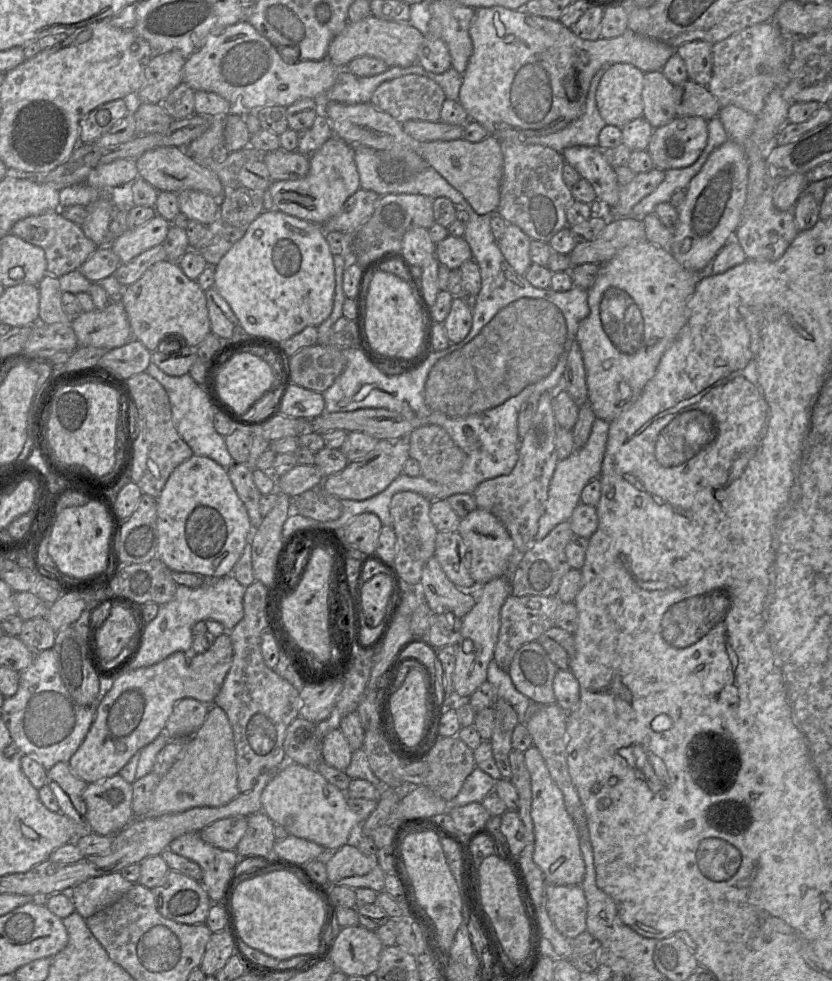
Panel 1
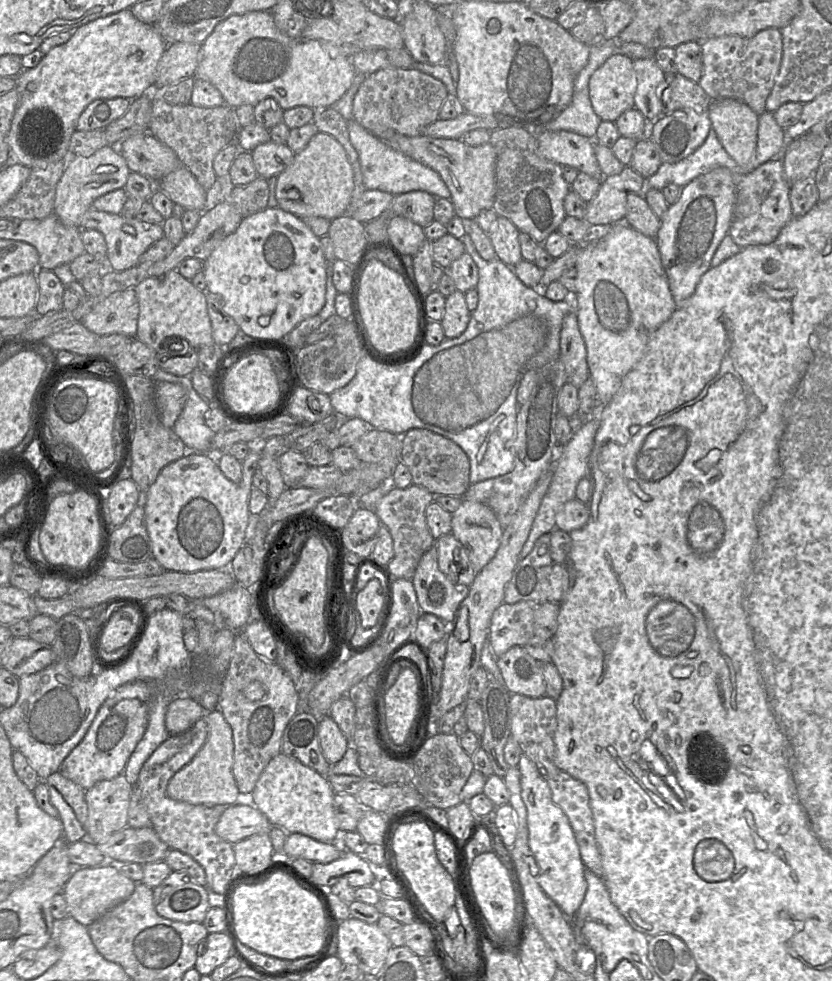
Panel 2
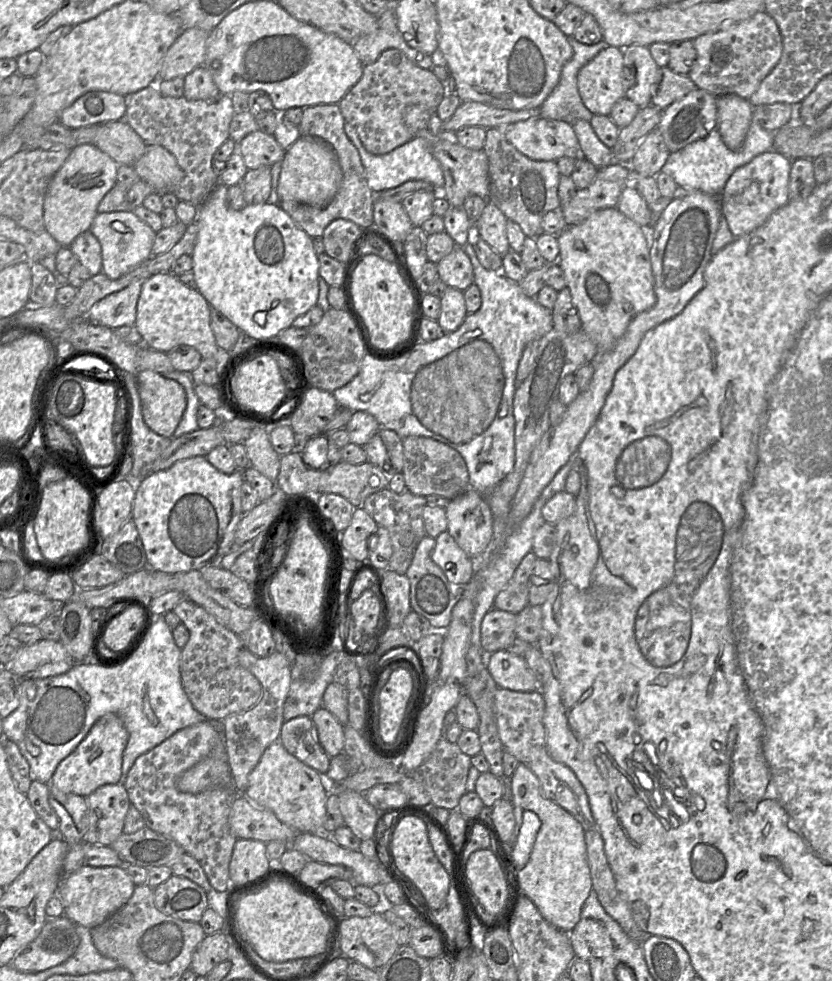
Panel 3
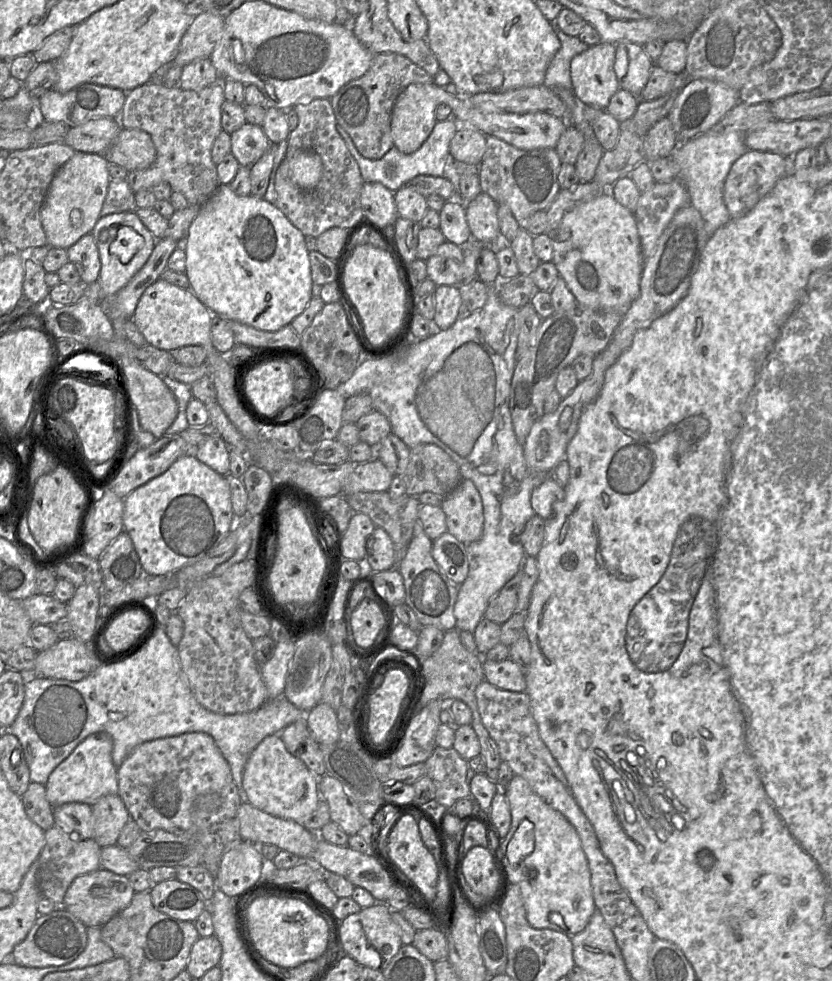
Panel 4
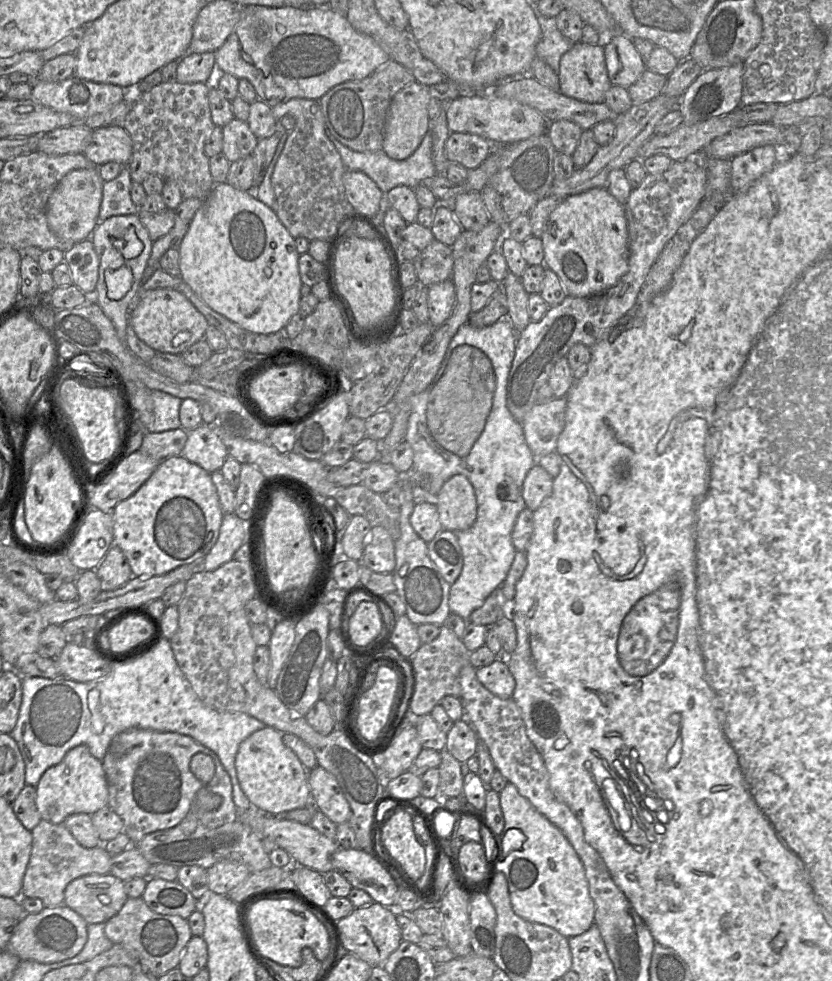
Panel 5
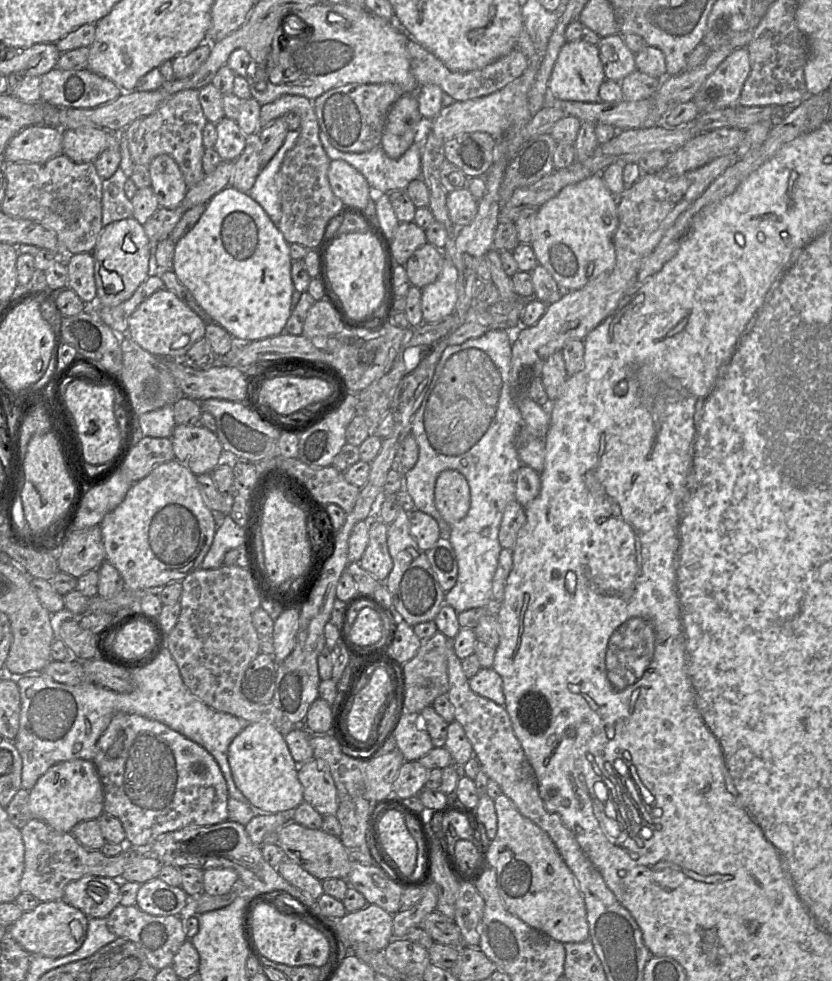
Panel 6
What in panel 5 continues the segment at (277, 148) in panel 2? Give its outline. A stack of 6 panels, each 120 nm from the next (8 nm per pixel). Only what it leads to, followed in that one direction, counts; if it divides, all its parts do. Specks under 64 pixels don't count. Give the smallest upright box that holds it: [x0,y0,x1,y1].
[222,118,259,163]

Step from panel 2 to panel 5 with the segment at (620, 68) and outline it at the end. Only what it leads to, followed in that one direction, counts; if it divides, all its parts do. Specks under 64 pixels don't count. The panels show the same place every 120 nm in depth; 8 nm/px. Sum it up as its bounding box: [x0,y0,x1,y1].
[557,41,612,103]

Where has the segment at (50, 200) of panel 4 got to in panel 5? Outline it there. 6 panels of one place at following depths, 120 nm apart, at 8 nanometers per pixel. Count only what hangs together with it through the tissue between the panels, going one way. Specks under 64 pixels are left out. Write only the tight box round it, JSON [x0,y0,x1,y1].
[46,167,104,243]

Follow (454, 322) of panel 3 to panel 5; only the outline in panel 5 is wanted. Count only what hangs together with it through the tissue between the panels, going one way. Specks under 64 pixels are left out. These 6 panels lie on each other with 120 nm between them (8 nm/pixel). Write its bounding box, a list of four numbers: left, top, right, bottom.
[428,279,456,327]

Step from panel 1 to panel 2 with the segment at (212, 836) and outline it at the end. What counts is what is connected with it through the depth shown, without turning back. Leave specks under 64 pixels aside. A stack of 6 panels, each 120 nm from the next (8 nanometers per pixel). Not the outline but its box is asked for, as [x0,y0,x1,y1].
[215,803,272,845]

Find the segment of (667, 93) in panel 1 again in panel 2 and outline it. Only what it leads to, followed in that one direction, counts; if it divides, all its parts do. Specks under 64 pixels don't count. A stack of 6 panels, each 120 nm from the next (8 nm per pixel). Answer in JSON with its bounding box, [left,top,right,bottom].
[633,58,665,122]

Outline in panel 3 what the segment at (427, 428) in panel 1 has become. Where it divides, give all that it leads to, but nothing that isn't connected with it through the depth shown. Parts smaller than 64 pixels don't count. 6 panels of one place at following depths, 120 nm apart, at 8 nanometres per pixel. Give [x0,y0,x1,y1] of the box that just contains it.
[403,436,469,499]

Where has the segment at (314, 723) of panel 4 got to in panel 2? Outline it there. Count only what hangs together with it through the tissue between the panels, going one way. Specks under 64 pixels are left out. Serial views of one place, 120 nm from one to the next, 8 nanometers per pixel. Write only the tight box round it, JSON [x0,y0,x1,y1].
[319,715,349,765]

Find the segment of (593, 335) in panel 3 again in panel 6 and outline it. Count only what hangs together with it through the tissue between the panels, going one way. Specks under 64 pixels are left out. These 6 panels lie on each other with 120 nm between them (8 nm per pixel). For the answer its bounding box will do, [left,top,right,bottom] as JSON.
[531,173,619,290]

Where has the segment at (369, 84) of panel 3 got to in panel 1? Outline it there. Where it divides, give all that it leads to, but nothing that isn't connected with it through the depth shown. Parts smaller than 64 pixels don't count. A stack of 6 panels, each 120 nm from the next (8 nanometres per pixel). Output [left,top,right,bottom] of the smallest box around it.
[369,74,446,124]

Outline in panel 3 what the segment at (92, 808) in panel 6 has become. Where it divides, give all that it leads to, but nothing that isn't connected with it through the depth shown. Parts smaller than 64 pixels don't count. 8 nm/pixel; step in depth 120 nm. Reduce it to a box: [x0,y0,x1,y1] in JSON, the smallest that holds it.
[49,713,128,797]

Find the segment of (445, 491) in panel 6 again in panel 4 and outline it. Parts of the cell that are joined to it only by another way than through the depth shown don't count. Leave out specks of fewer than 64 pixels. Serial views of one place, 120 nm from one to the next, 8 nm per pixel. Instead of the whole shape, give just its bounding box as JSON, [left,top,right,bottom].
[441,479,483,545]

